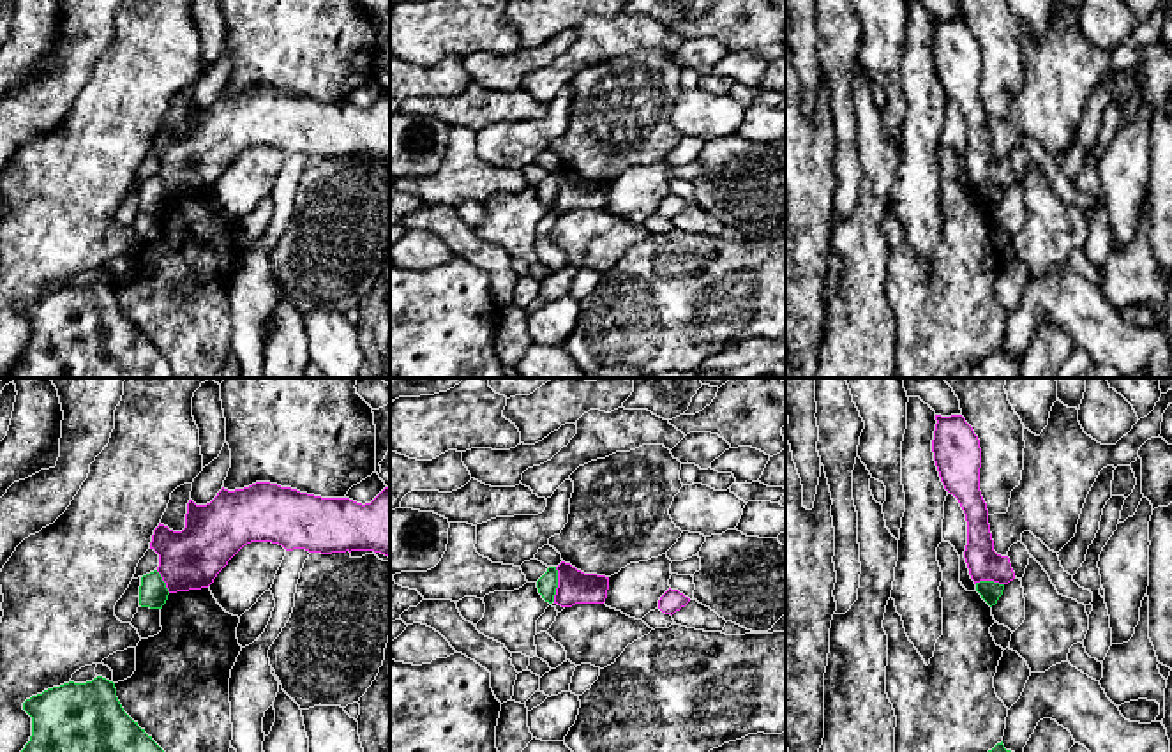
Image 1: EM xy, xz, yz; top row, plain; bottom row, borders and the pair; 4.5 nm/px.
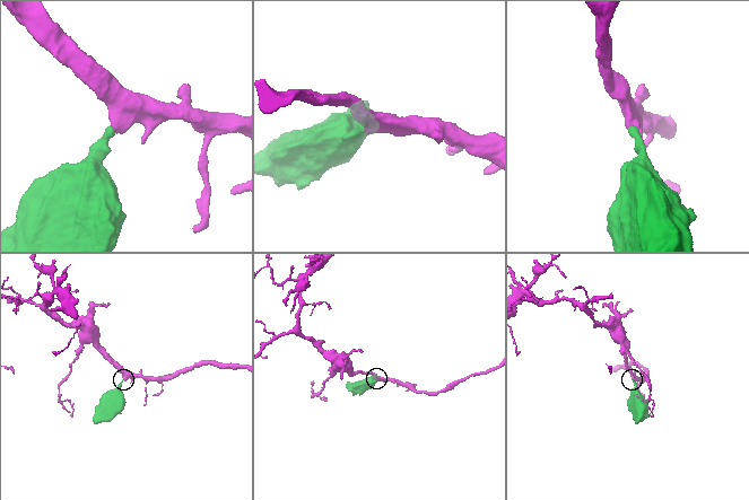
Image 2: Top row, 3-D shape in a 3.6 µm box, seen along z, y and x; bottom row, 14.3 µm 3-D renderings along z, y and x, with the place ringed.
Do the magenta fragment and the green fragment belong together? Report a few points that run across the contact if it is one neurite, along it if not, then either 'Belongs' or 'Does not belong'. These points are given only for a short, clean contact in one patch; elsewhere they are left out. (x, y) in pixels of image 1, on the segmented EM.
Line: xz (556, 567), (556, 594), (553, 601). Does not belong

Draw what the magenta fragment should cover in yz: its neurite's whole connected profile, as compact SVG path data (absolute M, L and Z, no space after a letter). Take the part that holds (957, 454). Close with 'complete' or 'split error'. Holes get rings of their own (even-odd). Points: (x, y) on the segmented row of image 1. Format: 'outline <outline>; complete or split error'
outline M935 415L934 461L944 489L953 494L967 521L964 558L971 579L1008 584L1015 579L1010 558L994 551L987 503L980 491L981 448L962 415Z; complete

